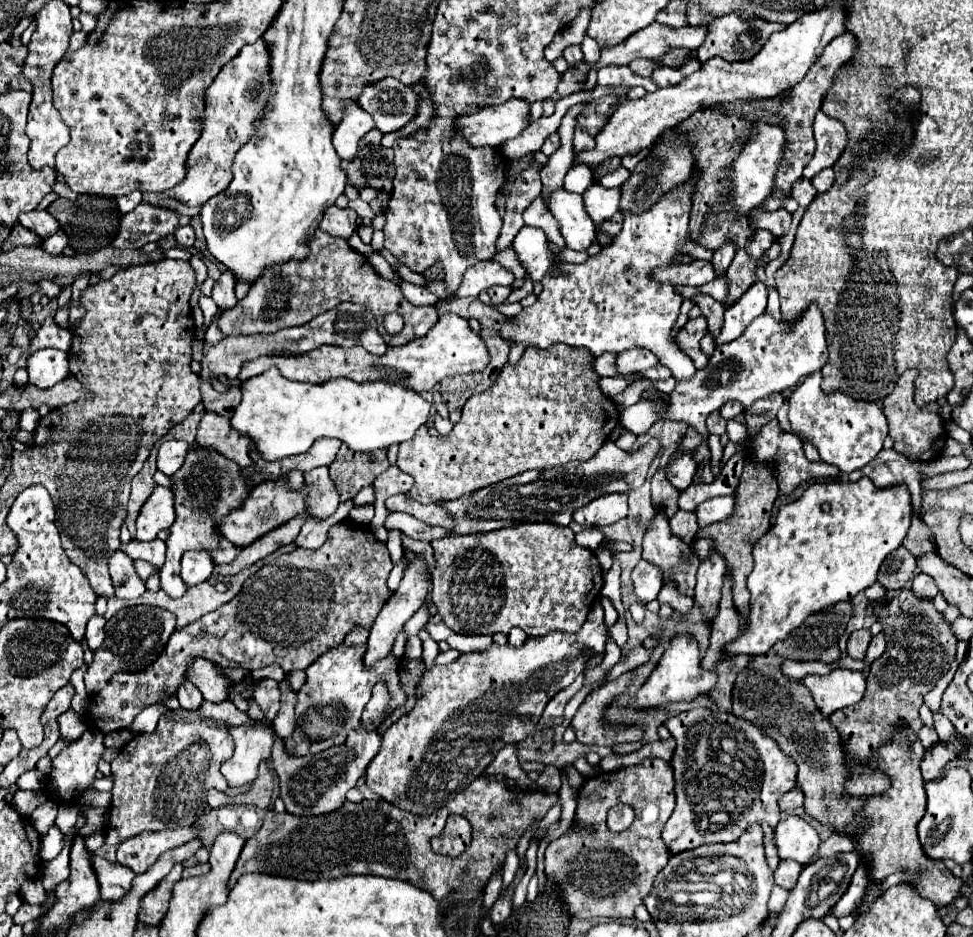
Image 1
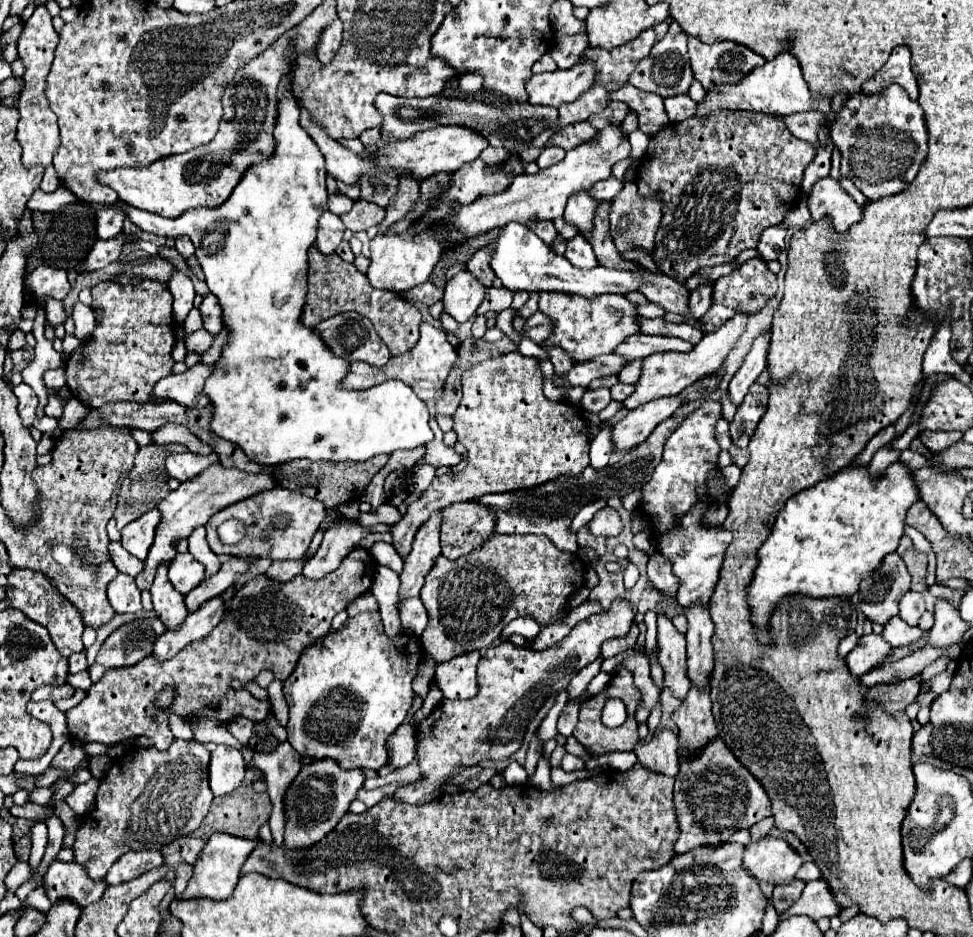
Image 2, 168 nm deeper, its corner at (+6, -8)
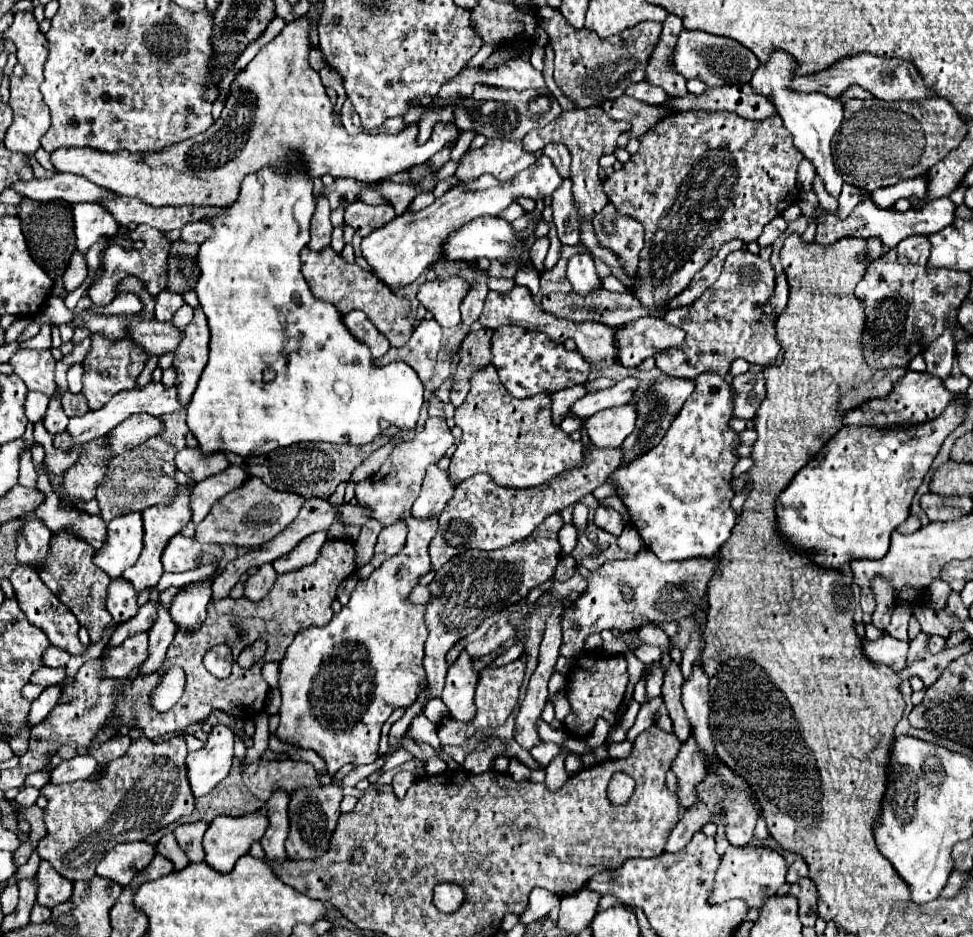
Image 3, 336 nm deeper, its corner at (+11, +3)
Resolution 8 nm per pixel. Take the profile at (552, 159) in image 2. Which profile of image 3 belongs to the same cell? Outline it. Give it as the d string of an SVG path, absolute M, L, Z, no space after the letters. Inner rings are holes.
M550 142L548 146L542 148L542 152L552 158L554 166L558 166L558 172L568 178L570 176L570 152L564 144L556 144L556 142Z

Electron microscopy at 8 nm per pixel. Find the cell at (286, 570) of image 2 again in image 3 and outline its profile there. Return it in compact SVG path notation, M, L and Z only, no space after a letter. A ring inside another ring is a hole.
M268 562L262 564L262 566L258 568L258 572L246 580L244 596L250 598L252 602L258 602L258 600L266 598L266 594L272 590L276 578L278 578L278 572L274 570L274 566L268 564Z

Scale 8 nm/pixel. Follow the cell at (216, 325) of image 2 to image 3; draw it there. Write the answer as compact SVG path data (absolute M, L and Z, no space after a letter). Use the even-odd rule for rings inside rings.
M196 306L194 320L190 322L190 326L184 328L184 340L182 346L178 346L178 350L174 352L176 358L172 364L178 370L176 386L184 404L190 402L198 386L200 374L208 362L208 338L210 338L208 318L202 306Z

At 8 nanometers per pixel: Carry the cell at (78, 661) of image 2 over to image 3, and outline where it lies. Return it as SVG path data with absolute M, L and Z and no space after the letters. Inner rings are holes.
M50 646L50 650L46 650L46 654L42 656L42 660L44 660L44 666L58 668L58 666L66 666L68 664L70 654L66 654L66 650L62 650L58 646Z

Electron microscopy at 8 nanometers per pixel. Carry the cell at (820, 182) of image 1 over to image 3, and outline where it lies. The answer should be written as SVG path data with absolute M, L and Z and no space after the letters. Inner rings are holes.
M938 198L930 202L930 206L910 208L906 212L898 212L892 208L878 208L874 202L860 202L854 212L846 218L840 218L836 212L828 212L818 218L818 230L816 230L816 242L820 246L828 246L844 236L858 236L858 238L880 238L882 244L894 248L900 240L914 236L914 234L934 234L956 220L956 204L950 198Z

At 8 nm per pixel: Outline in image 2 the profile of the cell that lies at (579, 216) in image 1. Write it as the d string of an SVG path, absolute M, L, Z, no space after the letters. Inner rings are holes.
M577 235L571 241L567 241L567 253L565 253L565 257L571 261L571 265L581 267L581 269L597 267L597 259L593 255L593 249L591 249L591 245L581 235Z

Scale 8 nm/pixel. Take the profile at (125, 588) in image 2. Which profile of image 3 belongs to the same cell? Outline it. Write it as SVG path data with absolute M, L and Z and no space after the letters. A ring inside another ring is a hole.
M122 576L112 578L108 584L106 606L108 606L108 612L112 614L114 622L126 622L126 618L132 618L138 612L134 586Z

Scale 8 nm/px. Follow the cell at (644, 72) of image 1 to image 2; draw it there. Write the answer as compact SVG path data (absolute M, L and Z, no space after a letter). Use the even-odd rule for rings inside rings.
M673 21L669 25L667 35L651 49L649 57L645 57L643 61L637 63L629 83L635 85L641 91L649 91L649 93L657 93L659 97L667 99L679 93L687 93L693 81L693 71L689 65L689 55L687 55L687 33Z

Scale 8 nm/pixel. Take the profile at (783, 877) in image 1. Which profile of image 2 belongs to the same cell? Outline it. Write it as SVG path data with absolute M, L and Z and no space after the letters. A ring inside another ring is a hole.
M793 879L789 885L779 885L773 891L773 905L775 905L777 913L787 911L801 897L803 887L805 887L805 881L799 881L799 879Z

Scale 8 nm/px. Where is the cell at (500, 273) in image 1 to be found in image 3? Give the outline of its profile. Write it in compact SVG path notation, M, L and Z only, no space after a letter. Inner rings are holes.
M460 276L422 282L418 290L418 300L434 314L434 320L442 328L452 328L460 324L460 302L466 296L468 288L468 282Z

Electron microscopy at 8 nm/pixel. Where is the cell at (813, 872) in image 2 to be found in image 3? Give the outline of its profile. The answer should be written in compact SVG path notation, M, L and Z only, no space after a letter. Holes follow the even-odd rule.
M798 858L798 860L790 866L790 870L788 870L788 882L794 882L796 878L806 876L806 874L808 874L808 866L806 866L806 862L804 862L802 858Z

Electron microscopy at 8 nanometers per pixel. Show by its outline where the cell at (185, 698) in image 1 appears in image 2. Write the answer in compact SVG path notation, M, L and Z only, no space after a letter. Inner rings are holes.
M279 743L273 753L262 753L246 748L253 754L253 765L265 773L265 781L269 785L267 793L273 803L273 813L269 819L269 827L273 833L273 843L283 843L283 829L285 829L285 813L283 813L283 797L291 779L297 777L301 769L301 755L289 745Z

